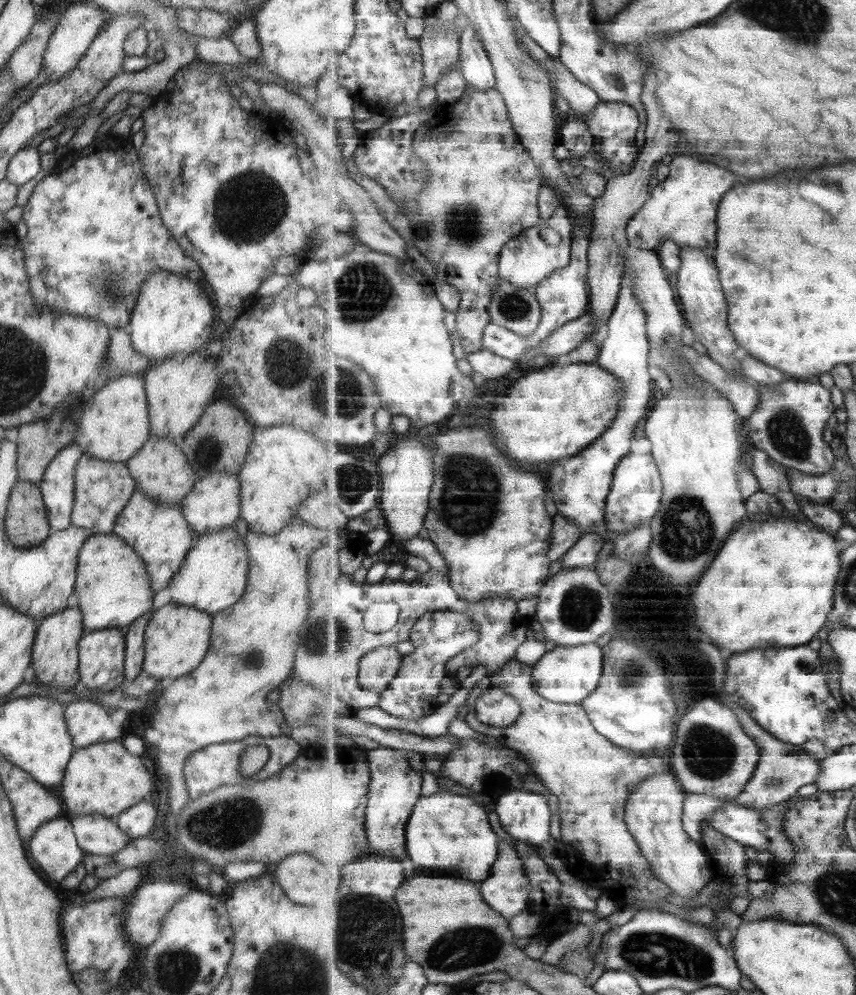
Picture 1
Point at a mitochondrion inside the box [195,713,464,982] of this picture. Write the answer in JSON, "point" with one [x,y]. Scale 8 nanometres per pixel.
{"point":[371,924]}

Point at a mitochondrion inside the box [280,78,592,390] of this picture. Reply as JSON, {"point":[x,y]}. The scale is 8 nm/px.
{"point":[364,289]}

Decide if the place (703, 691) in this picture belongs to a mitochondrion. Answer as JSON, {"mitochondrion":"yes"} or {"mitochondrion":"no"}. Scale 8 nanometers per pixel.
{"mitochondrion":"no"}

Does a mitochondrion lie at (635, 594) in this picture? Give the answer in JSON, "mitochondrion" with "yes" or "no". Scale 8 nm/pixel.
{"mitochondrion":"no"}

